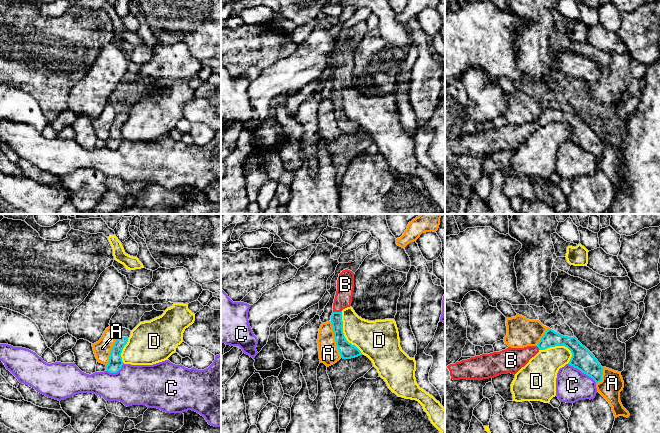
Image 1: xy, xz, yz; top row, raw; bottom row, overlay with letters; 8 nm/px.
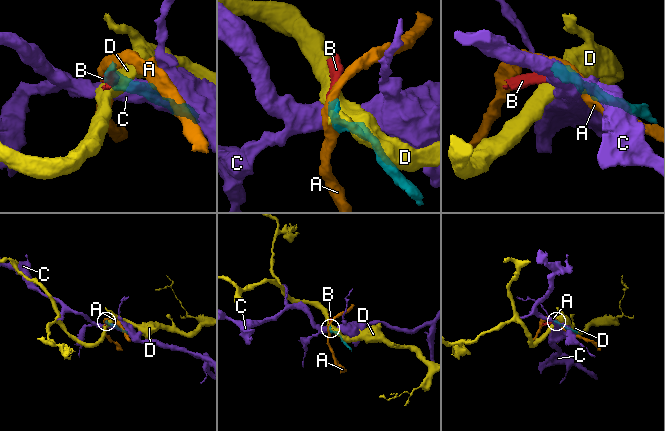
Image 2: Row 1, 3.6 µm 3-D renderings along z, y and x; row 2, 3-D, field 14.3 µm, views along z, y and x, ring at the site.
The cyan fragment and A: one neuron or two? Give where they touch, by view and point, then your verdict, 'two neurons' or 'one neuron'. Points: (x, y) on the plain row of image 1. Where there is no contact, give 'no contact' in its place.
meets cyan in xz at (335, 115); two neurons

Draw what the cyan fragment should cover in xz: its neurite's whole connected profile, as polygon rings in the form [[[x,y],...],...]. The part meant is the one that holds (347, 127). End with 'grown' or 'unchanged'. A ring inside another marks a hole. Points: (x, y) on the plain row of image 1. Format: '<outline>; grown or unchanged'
[[[343,46],[337,56],[337,67],[333,79],[331,99],[337,125],[343,135],[351,135],[363,131],[361,127],[349,119],[343,109],[342,86],[350,83],[354,67],[354,49]]]; grown

